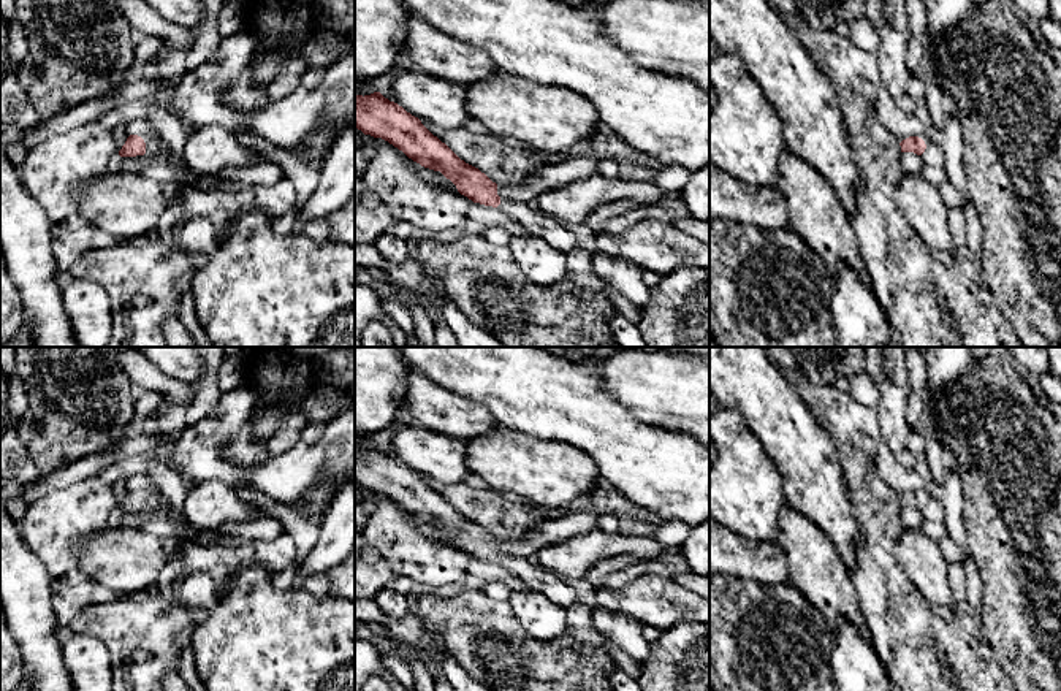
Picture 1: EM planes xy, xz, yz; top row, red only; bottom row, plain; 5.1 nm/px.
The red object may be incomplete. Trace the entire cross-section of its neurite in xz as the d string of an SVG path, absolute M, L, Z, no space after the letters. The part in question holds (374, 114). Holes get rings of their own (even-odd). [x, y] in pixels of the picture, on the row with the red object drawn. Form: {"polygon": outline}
{"polygon": "M380 92L364 97L355 94L355 127L364 135L388 141L421 166L440 171L461 195L473 203L499 208L530 235L542 238L559 252L569 255L580 249L567 225L538 209L530 209L526 203L502 200L497 195L496 182L478 168L461 160L418 117Z"}

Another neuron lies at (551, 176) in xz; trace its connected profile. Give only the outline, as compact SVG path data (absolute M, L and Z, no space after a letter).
M591 155L572 157L559 165L546 163L529 182L508 187L497 185L497 195L500 200L527 203L529 200L537 200L545 192L595 174L597 163L599 160Z

